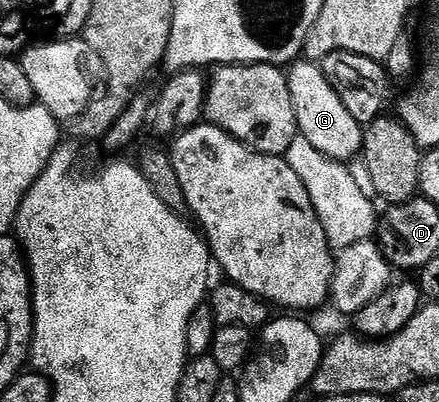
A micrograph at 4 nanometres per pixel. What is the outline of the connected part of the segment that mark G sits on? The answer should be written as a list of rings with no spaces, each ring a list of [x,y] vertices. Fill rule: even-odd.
[[[297,60],[287,67],[290,100],[294,100],[294,116],[299,137],[310,140],[322,156],[332,158],[335,162],[351,163],[351,158],[364,149],[364,131],[354,116],[350,116],[346,104],[338,100],[338,92],[330,88],[330,80],[320,71],[319,65],[307,60]]]

